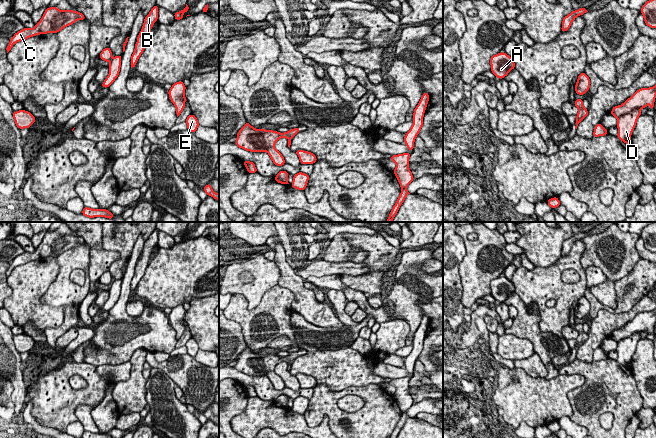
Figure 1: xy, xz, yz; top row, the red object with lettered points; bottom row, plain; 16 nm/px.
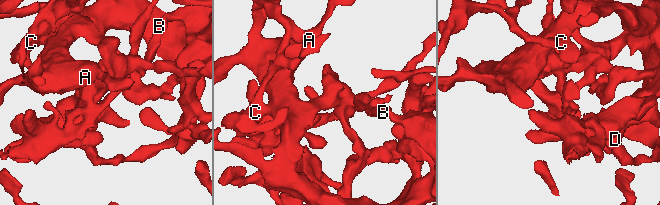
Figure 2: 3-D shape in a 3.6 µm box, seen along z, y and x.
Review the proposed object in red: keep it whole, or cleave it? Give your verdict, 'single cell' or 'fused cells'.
single cell

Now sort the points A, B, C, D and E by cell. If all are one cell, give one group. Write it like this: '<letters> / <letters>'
A B C D E

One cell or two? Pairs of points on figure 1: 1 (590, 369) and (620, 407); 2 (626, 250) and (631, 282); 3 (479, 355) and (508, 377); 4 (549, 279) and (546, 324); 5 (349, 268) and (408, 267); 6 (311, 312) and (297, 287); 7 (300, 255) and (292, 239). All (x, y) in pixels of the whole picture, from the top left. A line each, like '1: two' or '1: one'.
1: one
2: two
3: two
4: one
5: two
6: one
7: one

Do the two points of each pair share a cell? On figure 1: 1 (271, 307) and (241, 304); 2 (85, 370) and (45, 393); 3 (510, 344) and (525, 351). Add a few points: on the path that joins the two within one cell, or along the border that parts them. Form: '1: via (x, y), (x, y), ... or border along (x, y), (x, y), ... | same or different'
1: via (263, 311), (248, 312) | same
2: via (75, 370), (67, 370), (54, 383) | same
3: via (514, 348), (521, 348) | same

